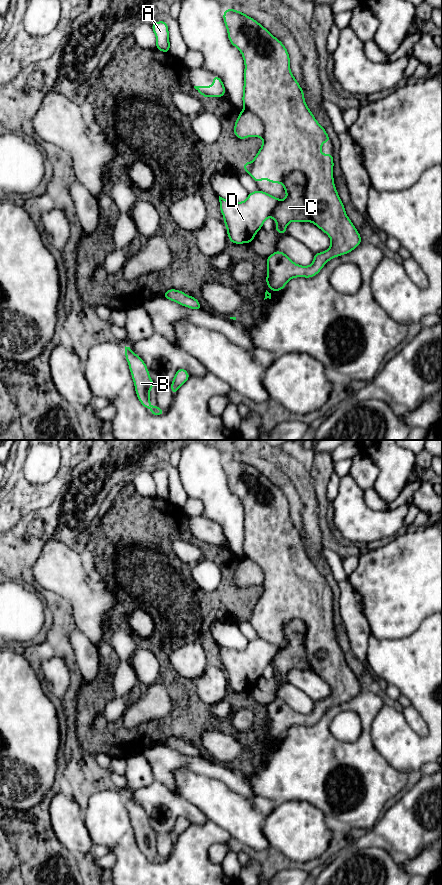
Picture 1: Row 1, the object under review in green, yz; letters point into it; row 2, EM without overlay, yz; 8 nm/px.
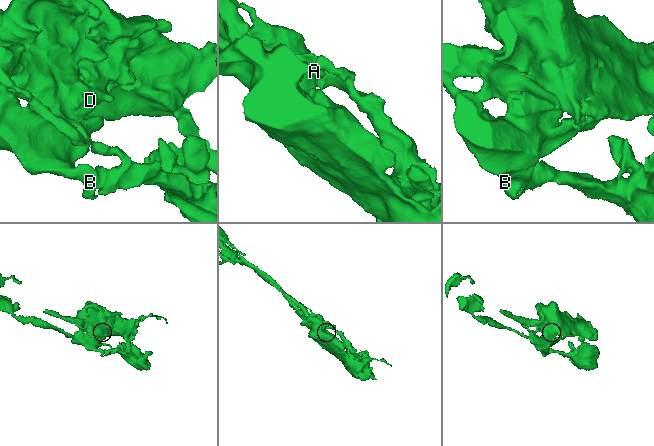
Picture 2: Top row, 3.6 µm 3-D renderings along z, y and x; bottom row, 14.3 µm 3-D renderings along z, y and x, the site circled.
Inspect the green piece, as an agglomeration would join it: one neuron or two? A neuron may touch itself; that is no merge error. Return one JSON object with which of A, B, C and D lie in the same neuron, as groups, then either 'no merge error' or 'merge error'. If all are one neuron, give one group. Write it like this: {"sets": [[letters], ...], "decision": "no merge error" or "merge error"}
{"sets": [["A", "B", "D"], ["C"]], "decision": "merge error"}

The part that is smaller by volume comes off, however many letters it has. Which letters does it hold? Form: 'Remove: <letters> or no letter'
Remove: C

